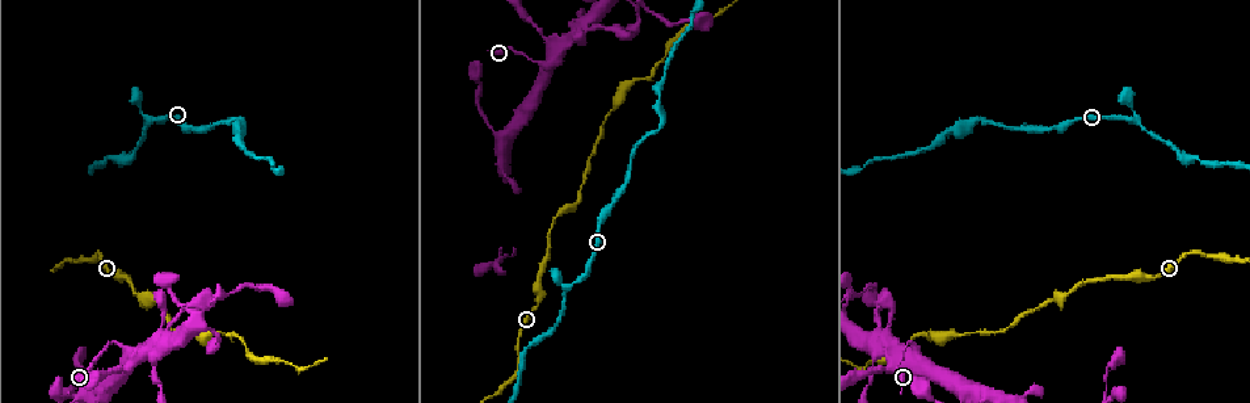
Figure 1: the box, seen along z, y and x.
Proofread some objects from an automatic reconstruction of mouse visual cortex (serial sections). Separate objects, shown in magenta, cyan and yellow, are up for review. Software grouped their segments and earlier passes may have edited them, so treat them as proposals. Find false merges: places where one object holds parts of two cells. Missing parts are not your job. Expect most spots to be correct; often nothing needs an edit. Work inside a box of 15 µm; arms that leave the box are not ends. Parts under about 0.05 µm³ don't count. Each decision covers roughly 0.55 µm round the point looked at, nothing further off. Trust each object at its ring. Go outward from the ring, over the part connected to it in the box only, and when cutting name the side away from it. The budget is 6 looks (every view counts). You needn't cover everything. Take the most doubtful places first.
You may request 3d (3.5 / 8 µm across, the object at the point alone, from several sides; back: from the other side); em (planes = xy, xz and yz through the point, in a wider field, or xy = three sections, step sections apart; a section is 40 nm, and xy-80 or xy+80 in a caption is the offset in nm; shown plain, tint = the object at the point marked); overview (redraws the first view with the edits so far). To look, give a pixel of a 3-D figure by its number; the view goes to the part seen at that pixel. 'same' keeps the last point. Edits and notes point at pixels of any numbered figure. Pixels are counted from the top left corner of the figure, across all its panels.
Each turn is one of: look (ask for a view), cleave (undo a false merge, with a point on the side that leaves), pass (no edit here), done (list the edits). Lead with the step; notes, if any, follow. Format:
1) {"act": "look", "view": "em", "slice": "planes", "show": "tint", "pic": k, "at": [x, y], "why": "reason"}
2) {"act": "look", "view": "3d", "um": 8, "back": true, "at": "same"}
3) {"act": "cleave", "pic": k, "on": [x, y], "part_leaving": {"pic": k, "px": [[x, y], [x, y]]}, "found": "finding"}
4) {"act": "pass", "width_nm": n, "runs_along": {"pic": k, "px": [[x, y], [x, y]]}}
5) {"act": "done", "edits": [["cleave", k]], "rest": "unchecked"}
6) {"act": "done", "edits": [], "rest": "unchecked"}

{"act": "look", "view": "3d", "um": 3.5, "pic": 1, "at": [153, 120], "why": "a fork"}

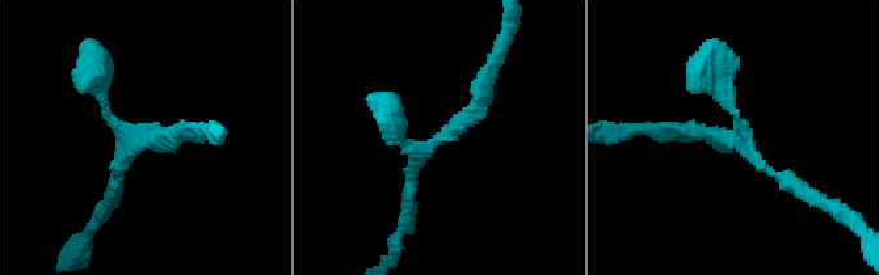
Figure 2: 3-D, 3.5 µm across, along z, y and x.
{"act": "look", "view": "em", "slice": "xy", "step": 2, "show": "tint", "pic": 2, "at": [742, 143], "arms": 3, "arm_widths_nm": [150, 150, 200], "why": "shape alone is not enough"}

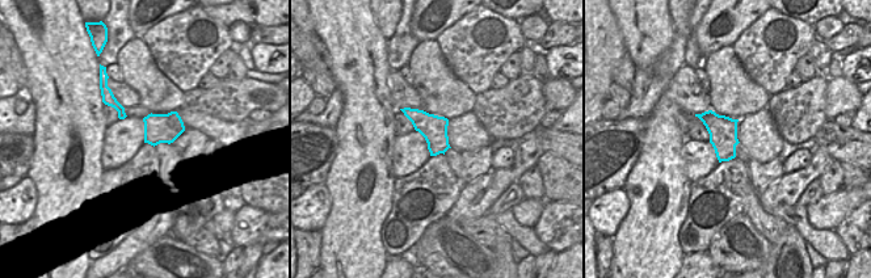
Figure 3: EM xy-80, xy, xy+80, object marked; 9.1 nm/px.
{"act": "pass", "runs_along": {"pic": 2, "px": [[487, 83], [421, 153], [406, 210]]}, "found": "one cell here"}

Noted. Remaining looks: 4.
{"act": "look", "view": "3d", "um": 3.5, "pic": 1, "at": [126, 349], "why": "thin arm on a thick one"}

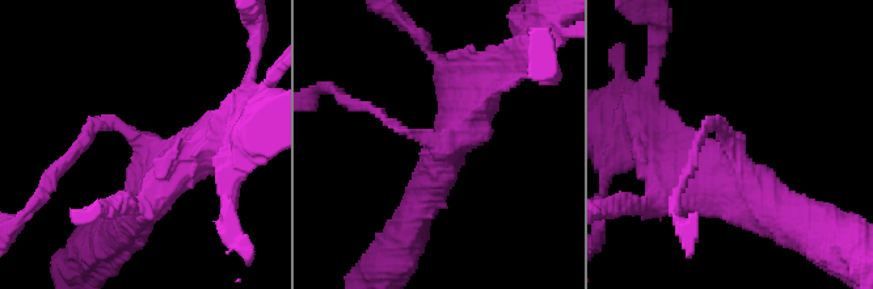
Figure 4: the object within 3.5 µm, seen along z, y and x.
{"act": "look", "view": "em", "slice": "planes", "show": "tint", "pic": 4, "at": [148, 152], "arms": 4, "arm_widths_nm": [100, 400, 400, 500]}

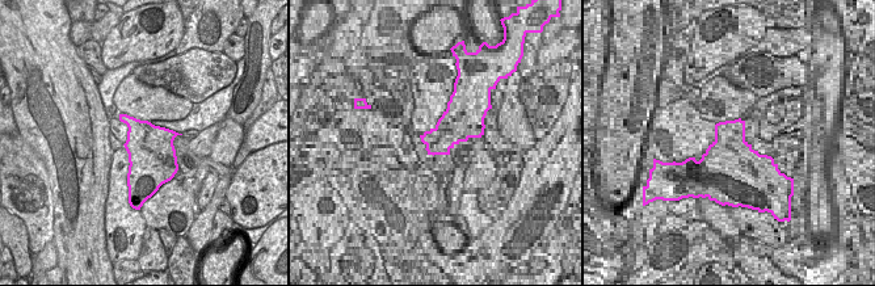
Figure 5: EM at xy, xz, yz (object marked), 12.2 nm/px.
{"act": "pass", "runs_along": {"pic": 4, "px": [[700, 139], [720, 122], [781, 216]]}, "found": "all the same cell"}

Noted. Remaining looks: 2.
{"act": "done", "edits": [], "rest": "unchecked"}

